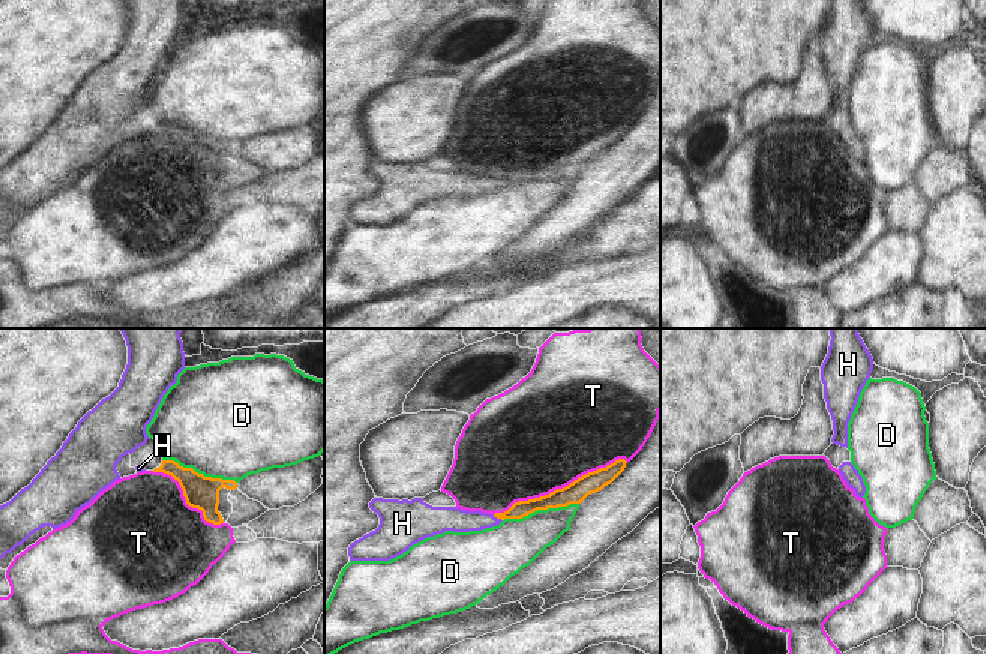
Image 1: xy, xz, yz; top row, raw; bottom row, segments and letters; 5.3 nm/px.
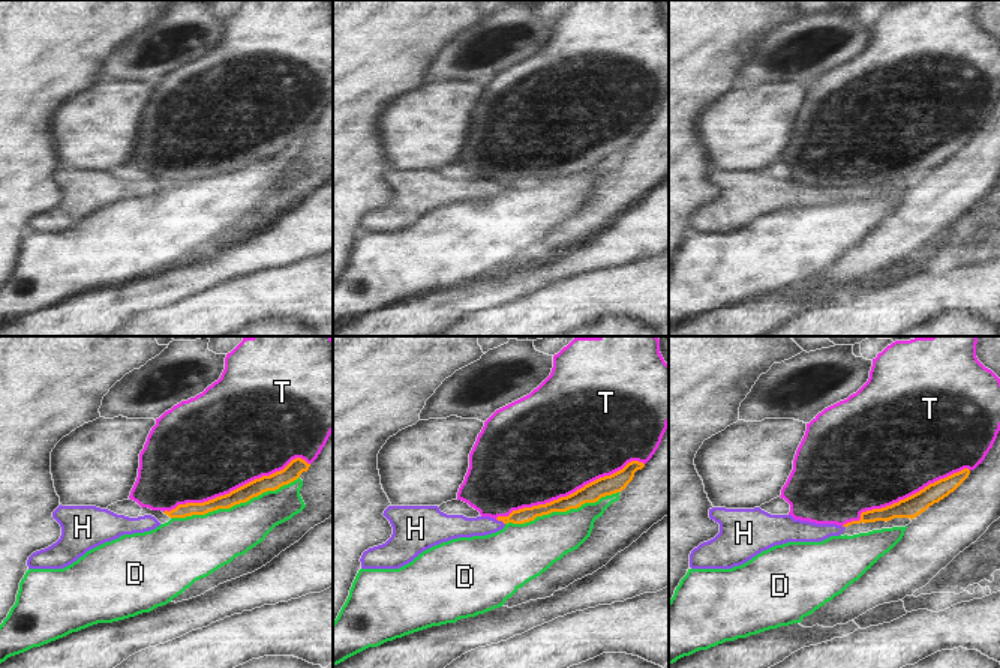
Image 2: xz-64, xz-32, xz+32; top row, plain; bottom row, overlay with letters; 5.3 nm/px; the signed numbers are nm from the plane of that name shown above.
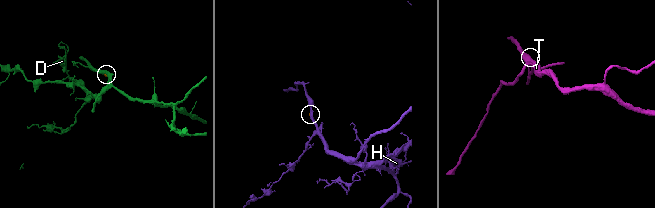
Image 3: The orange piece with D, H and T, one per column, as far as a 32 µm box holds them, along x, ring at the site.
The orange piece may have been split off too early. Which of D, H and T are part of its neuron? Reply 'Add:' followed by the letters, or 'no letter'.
Add: T

